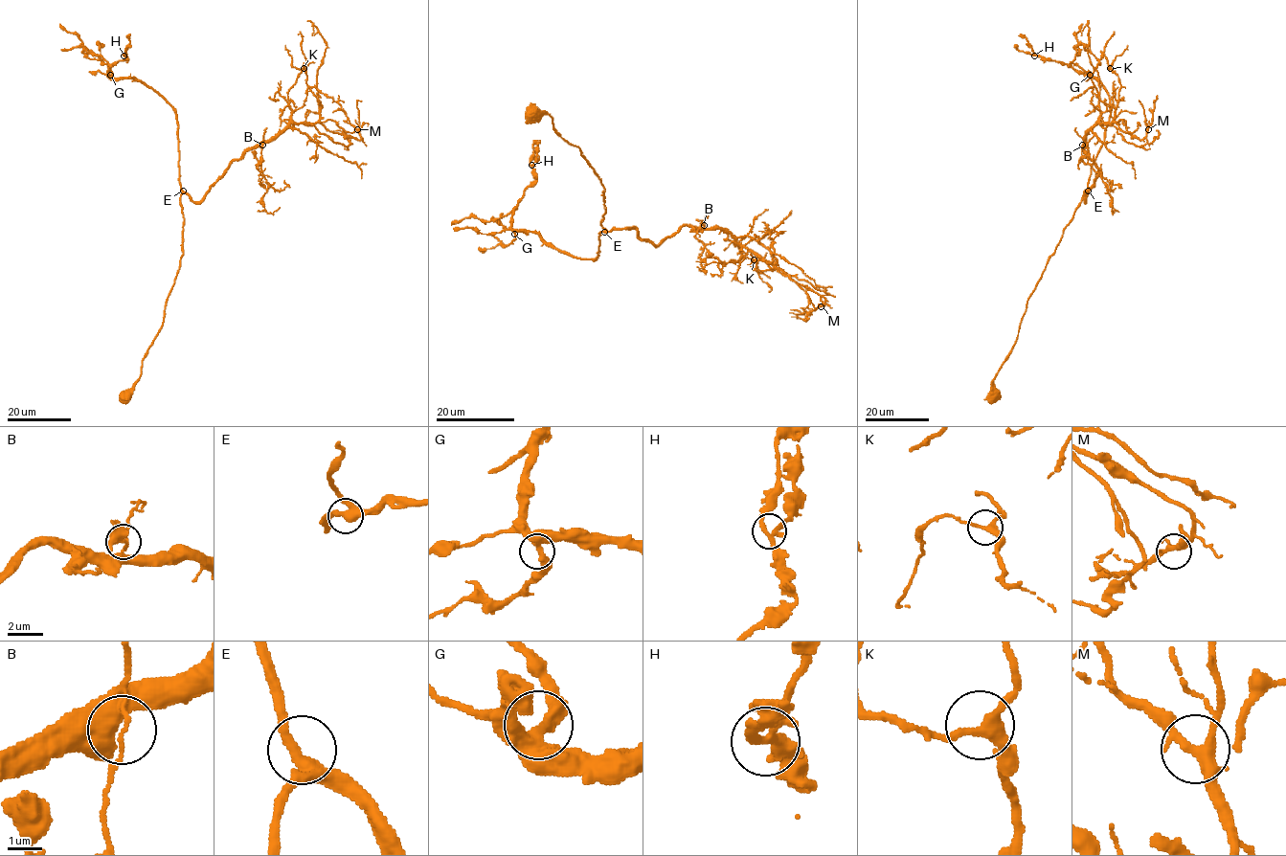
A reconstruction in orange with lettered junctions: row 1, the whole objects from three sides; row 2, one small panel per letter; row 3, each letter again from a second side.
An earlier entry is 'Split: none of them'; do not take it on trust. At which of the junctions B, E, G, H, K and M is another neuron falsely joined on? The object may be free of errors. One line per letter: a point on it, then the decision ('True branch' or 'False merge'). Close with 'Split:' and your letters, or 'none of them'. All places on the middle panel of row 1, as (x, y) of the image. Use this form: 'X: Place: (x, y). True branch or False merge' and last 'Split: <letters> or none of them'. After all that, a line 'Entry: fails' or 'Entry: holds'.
B: Place: (704, 225). True branch
E: Place: (604, 232). True branch
G: Place: (514, 234). True branch
H: Place: (531, 165). True branch
K: Place: (754, 259). True branch
M: Place: (821, 306). True branch
Split: none of them
Entry: holds

